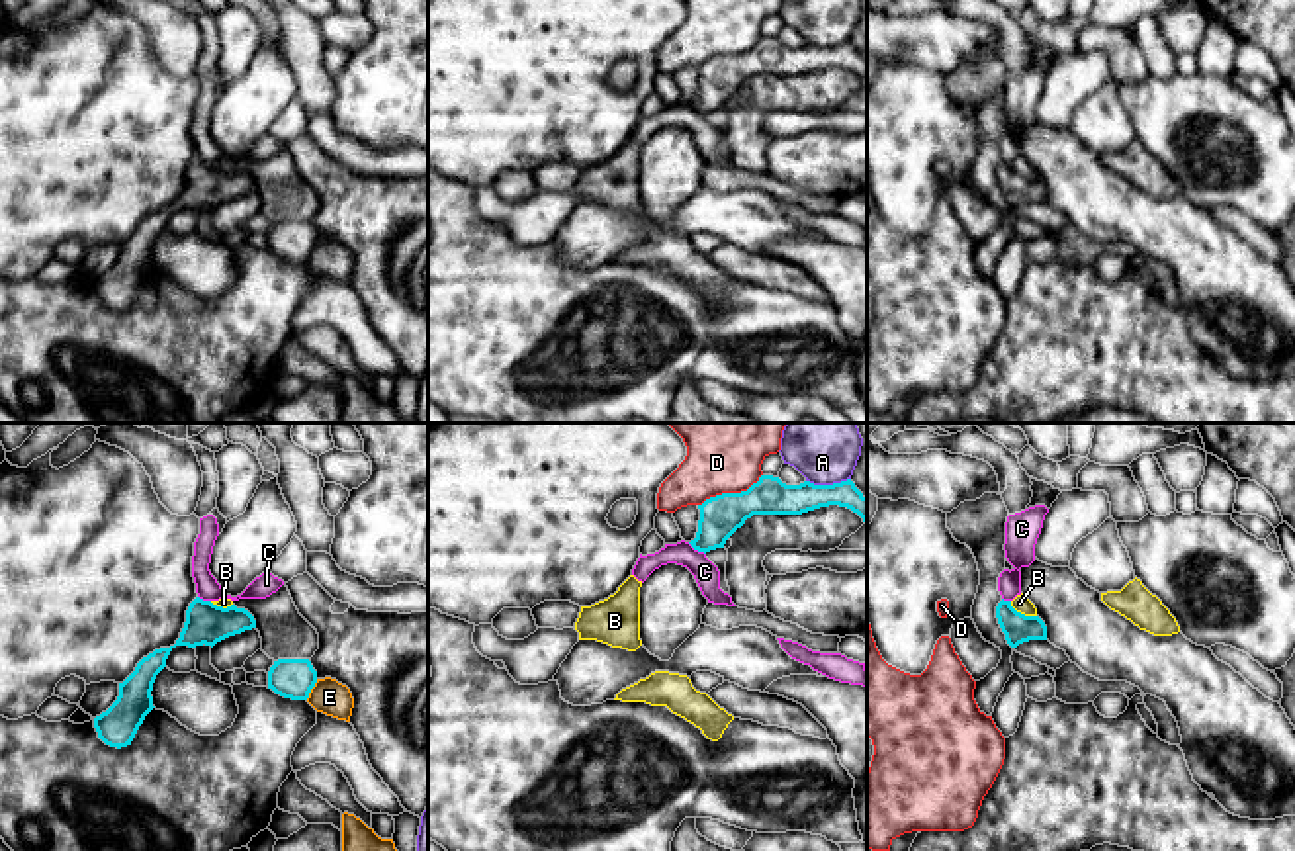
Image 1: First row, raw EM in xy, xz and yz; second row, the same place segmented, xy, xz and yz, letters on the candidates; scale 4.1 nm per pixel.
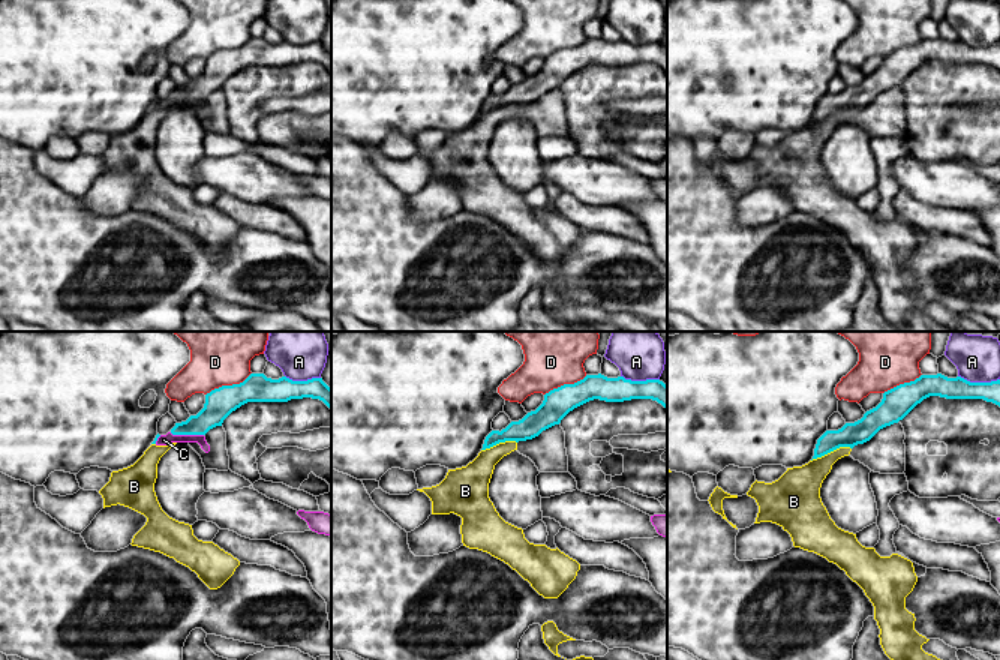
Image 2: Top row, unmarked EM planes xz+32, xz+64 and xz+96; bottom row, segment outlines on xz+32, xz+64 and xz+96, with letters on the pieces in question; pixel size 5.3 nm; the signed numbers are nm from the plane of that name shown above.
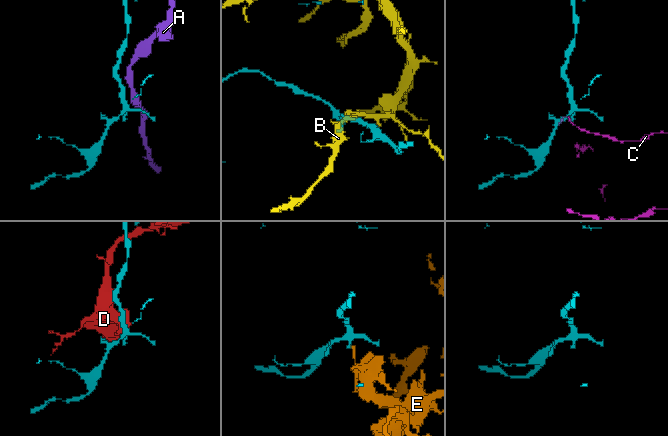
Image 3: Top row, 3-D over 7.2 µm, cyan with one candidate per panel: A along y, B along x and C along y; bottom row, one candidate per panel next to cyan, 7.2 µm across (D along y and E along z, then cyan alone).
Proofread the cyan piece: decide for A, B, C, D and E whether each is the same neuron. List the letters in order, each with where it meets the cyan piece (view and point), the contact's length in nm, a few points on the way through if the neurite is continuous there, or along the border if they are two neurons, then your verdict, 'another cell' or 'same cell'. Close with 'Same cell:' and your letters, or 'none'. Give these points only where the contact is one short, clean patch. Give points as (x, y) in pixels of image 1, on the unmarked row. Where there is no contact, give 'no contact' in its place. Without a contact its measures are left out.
A: contact xz (828, 47); length 180 nm; border xz (849, 40), (838, 45), (806, 44); another cell
B: contact yz (1020, 175); length 130 nm; another cell
C: contact xz (697, 110); length 90 nm; border xz (687, 104), (705, 116); another cell
D: contact xz (730, 55); length 300 nm; another cell
E: contact xy (312, 249); length 100 nm; border xy (317, 241), (306, 261); another cell
Same cell: none

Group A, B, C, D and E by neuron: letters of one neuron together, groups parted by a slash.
A / B / C / D / E

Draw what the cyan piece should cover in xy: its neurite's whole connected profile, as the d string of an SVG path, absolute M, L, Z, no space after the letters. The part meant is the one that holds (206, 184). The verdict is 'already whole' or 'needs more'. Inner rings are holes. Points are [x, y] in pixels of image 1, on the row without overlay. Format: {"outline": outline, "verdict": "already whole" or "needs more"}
{"outline": "M196 158L188 172L180 200L170 209L160 209L143 219L135 233L119 245L117 262L100 278L94 280L98 299L110 309L131 307L139 288L153 268L153 245L166 229L166 221L176 207L215 207L217 203L256 190L254 178L235 166L223 170L211 162Z", "verdict": "already whole"}

